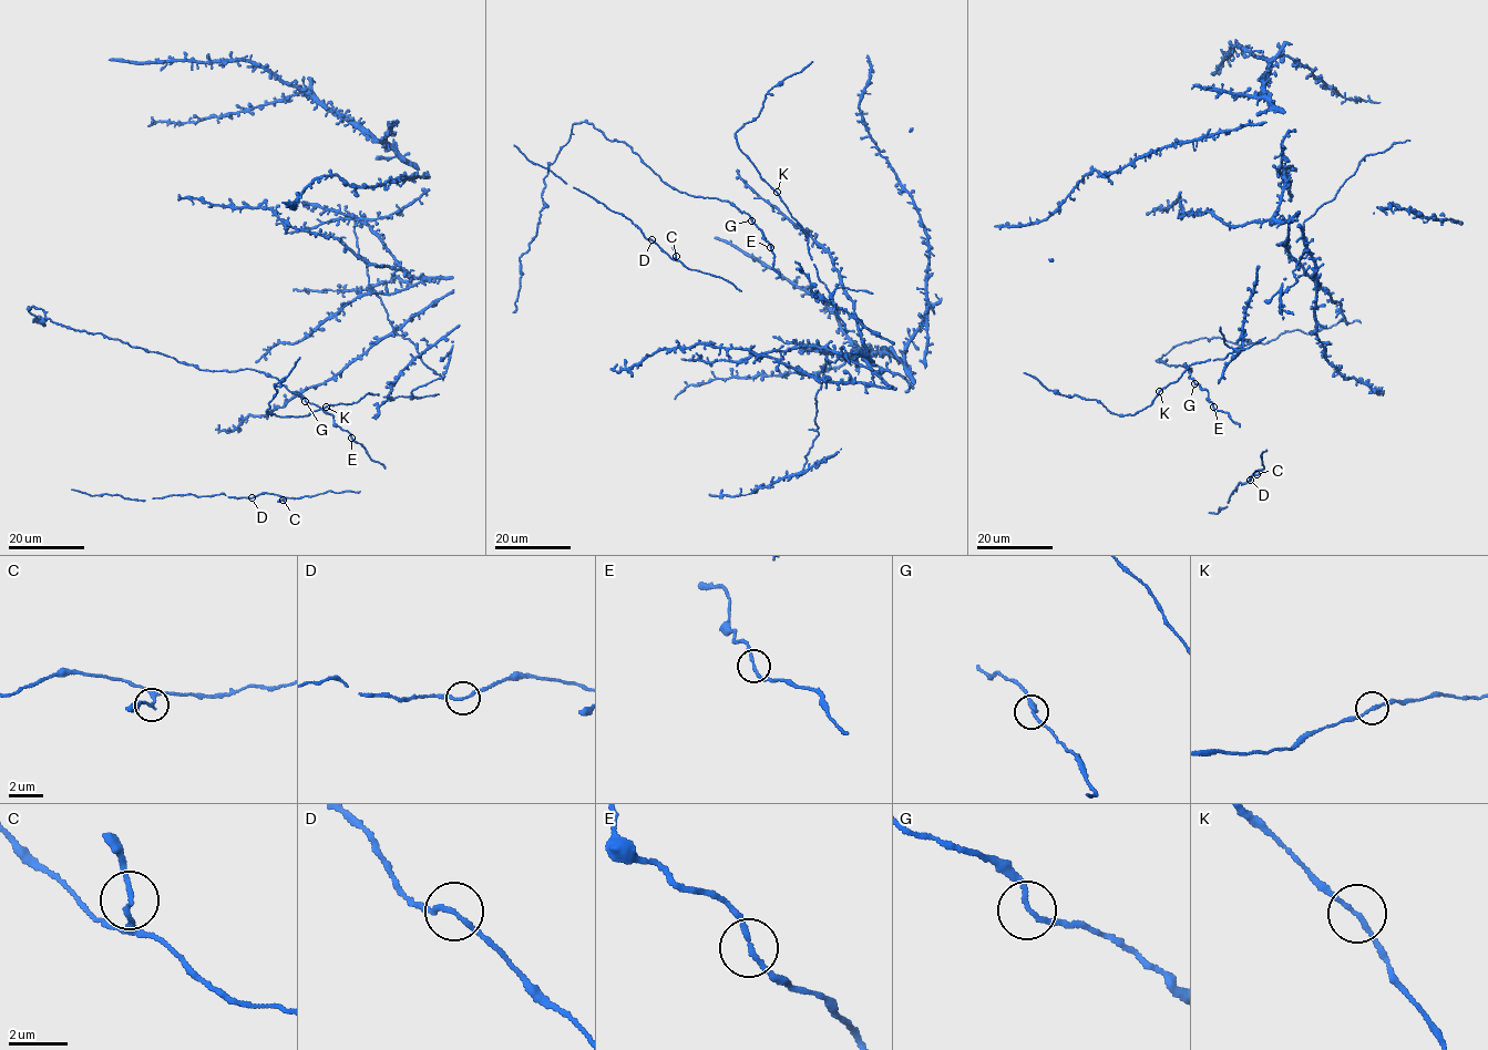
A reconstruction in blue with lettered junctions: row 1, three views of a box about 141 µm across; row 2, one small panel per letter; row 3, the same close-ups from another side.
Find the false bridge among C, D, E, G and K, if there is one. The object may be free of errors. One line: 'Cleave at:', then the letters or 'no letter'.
Cleave at: no letter

